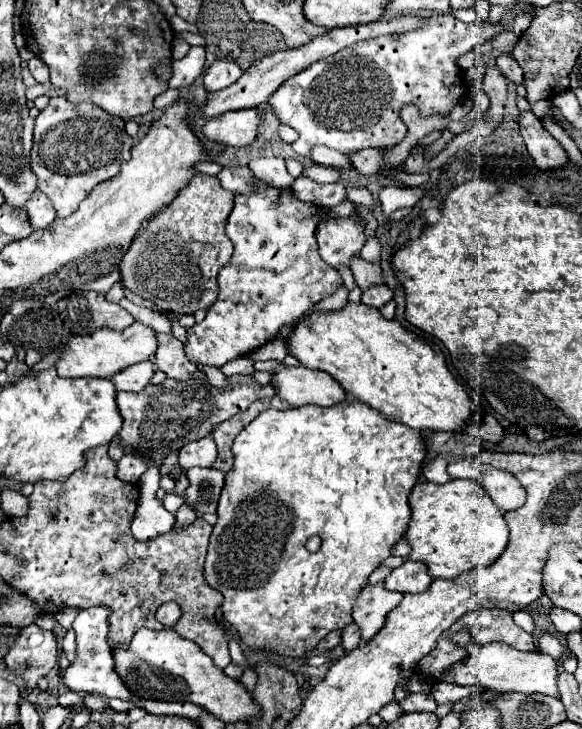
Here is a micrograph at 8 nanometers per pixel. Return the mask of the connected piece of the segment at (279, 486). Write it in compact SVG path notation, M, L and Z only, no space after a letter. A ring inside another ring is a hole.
M354 398L344 400L338 406L330 408L318 408L318 406L302 406L302 408L288 408L288 410L266 410L260 414L260 418L252 420L234 440L232 446L234 454L234 466L226 474L226 482L218 500L218 522L212 528L210 534L210 546L208 556L204 564L204 578L208 586L218 590L224 596L224 602L220 604L222 618L230 624L232 630L238 632L238 640L246 644L248 648L262 650L262 652L274 652L280 656L300 658L310 654L316 644L332 630L342 630L352 622L352 606L356 602L358 592L368 582L368 576L390 556L390 550L396 542L402 540L408 522L410 522L410 506L408 496L418 480L418 472L422 468L426 448L420 432L402 426L400 422L386 420L380 412L372 410L368 404L362 404ZM310 536L318 536L322 540L318 552L308 552L306 542Z

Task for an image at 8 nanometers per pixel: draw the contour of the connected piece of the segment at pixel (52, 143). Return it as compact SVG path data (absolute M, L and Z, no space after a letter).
M64 96L50 98L50 104L38 114L34 126L32 170L38 176L38 190L50 198L58 218L66 218L76 212L78 204L96 184L120 172L120 164L130 158L132 144L134 138L126 134L122 118L110 116L88 102L72 104Z

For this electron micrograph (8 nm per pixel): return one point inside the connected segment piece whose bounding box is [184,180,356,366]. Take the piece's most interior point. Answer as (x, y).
(276, 274)

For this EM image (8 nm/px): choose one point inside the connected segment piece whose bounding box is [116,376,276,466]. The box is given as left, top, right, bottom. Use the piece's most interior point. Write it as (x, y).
(164, 417)

